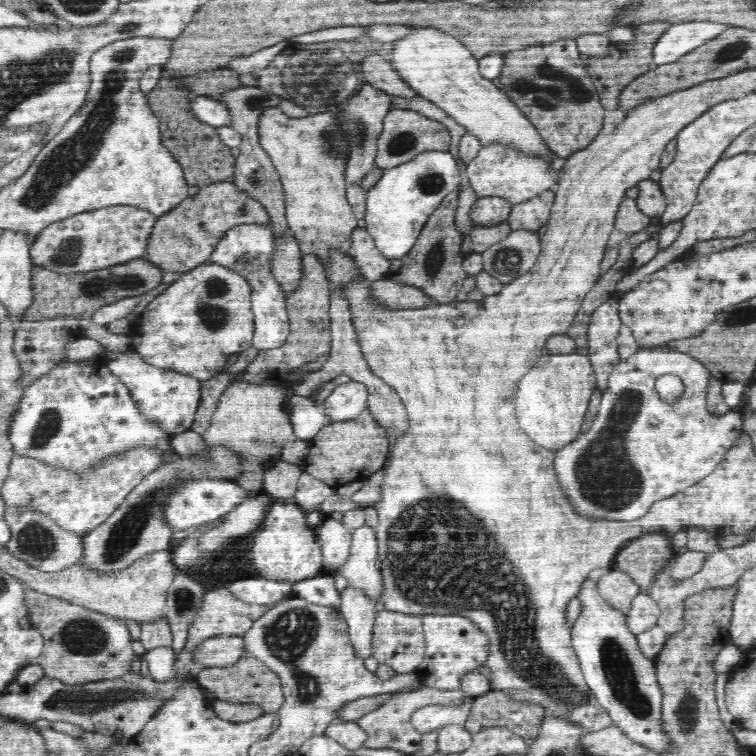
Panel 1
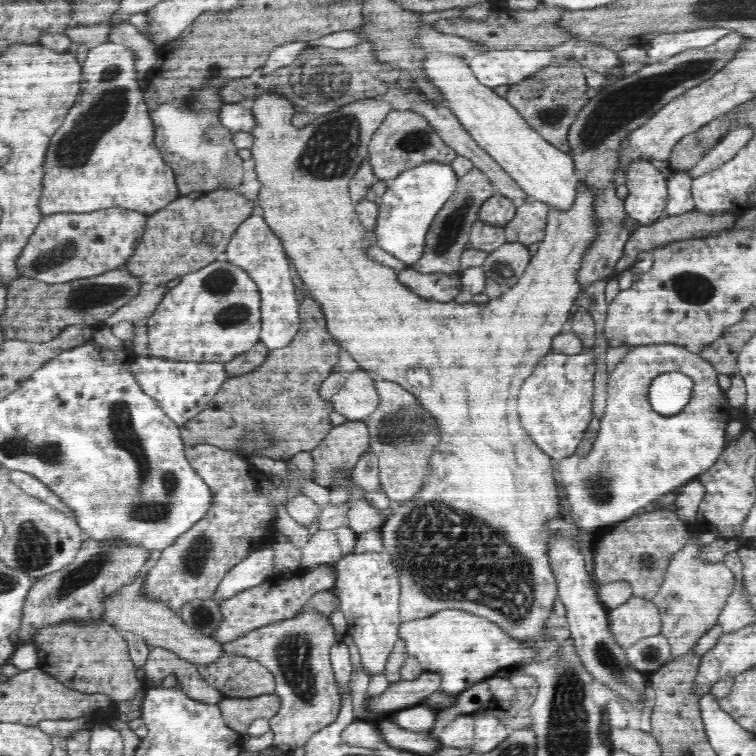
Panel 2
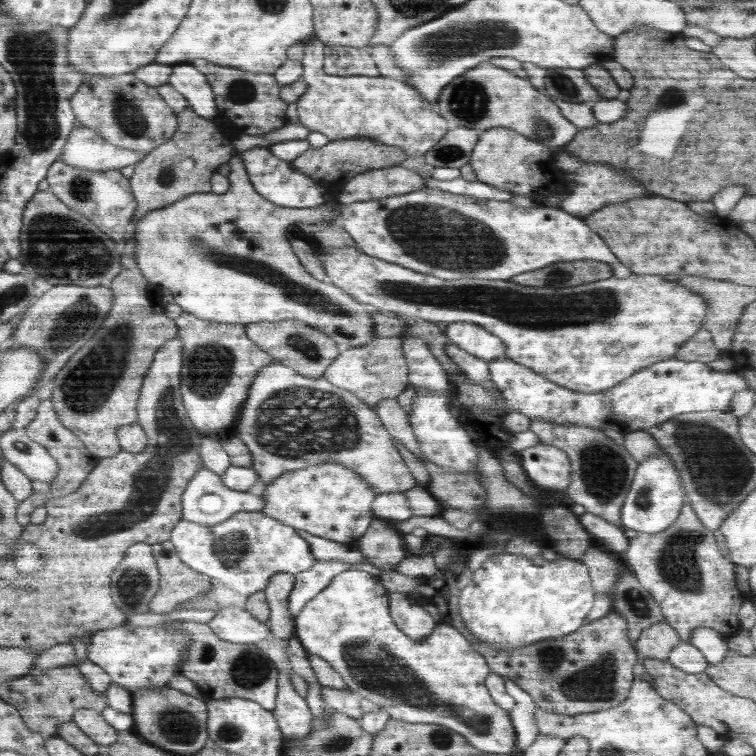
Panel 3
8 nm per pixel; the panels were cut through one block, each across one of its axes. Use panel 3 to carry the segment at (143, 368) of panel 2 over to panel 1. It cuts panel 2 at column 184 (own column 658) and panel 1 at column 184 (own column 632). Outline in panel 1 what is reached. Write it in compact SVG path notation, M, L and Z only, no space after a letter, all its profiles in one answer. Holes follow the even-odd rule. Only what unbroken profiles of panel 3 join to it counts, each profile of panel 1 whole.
M134 350L108 352L106 356L108 357L106 367L128 387L130 395L134 397L134 403L148 419L158 423L166 433L172 436L191 430L201 402L203 381L181 372L152 366L142 360L142 357Z

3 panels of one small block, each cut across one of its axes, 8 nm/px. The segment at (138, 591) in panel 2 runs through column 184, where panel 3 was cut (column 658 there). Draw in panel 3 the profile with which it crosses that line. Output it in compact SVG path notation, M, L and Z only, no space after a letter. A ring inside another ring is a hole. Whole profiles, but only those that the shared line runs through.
M663 620L658 625L652 625L643 630L636 642L635 652L638 662L643 662L647 658L667 660L670 651L676 648L680 642L678 634L666 621Z

